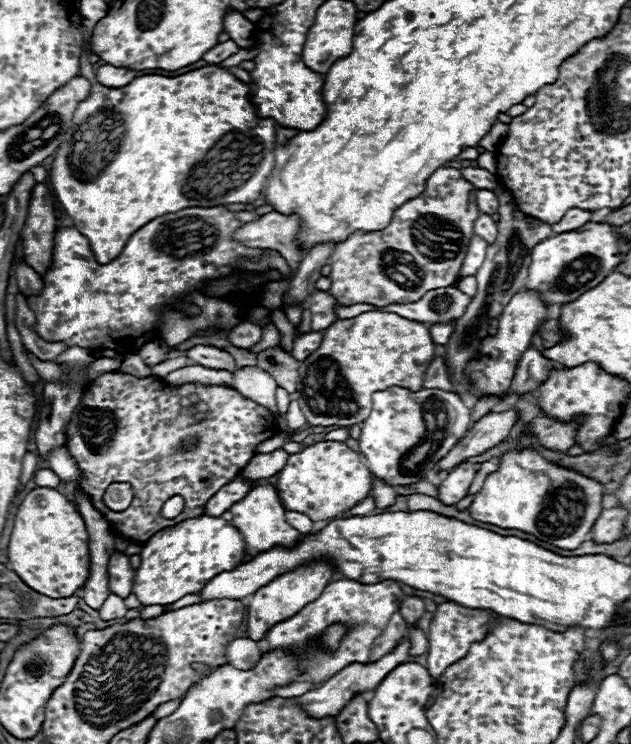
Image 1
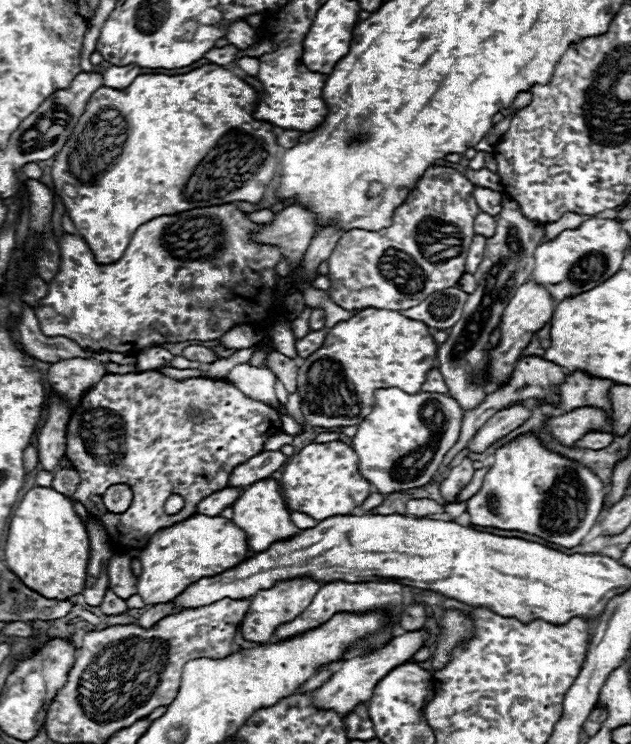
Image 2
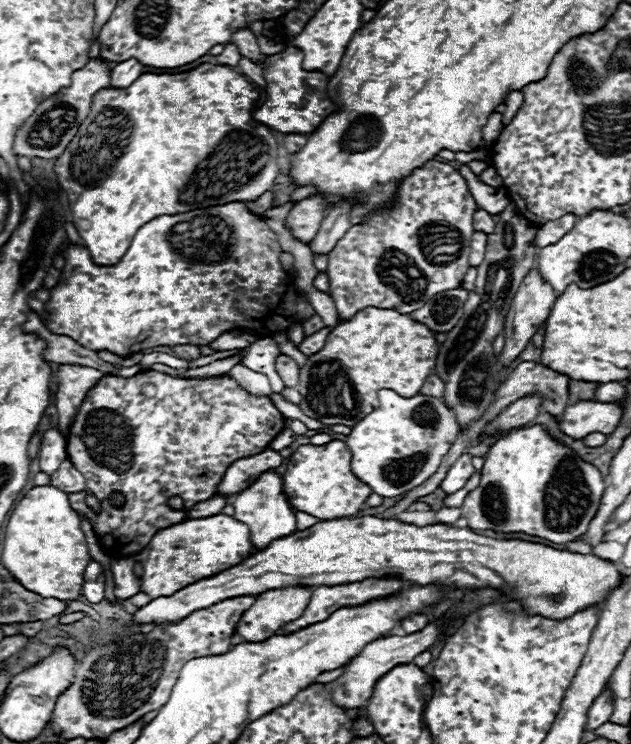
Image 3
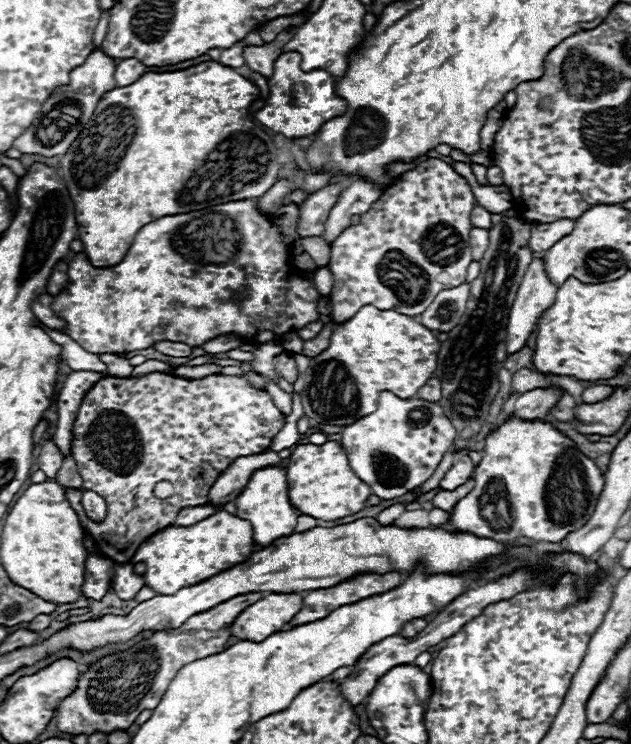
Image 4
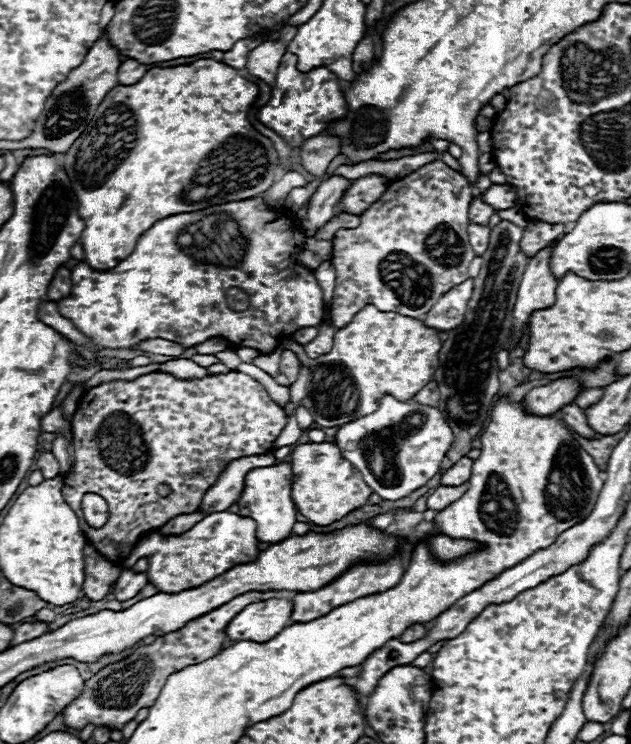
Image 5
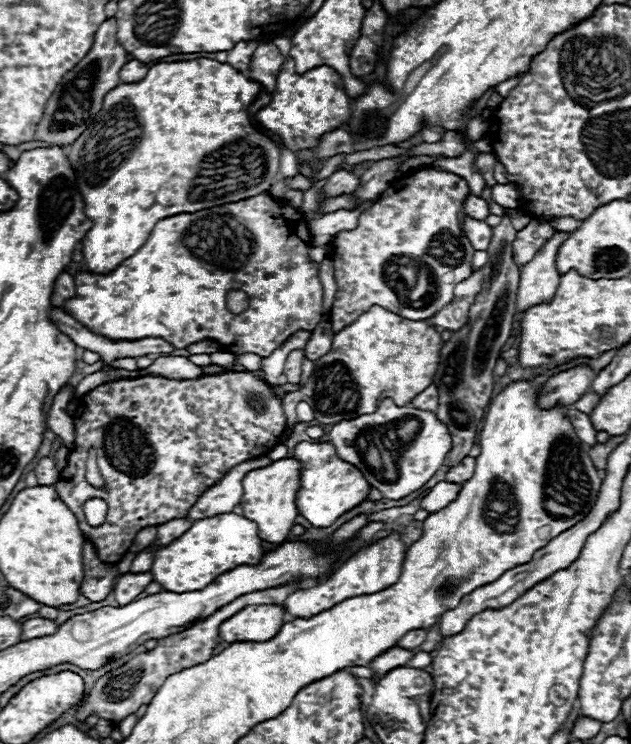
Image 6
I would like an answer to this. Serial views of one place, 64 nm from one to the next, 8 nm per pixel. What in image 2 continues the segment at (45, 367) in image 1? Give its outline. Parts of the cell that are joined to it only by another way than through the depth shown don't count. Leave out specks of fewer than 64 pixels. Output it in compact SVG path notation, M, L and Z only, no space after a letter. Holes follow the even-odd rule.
M72 358L72 360L62 360L62 362L52 364L46 370L46 380L62 398L70 400L70 404L76 406L82 400L82 396L104 374L106 374L104 362Z

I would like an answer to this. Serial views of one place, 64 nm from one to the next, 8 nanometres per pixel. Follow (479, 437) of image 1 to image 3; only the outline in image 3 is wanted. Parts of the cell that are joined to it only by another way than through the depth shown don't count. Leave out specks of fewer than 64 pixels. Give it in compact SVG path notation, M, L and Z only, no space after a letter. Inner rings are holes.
M526 396L526 398L520 398L520 400L512 402L508 408L504 408L496 416L496 420L500 424L500 432L508 432L512 428L524 426L530 420L534 420L540 404L542 404L542 400L538 396Z

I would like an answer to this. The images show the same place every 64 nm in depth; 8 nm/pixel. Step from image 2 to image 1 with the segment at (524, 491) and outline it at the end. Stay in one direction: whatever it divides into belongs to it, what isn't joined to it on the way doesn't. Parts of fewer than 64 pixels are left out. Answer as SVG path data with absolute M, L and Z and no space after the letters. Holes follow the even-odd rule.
M528 448L502 456L500 470L486 478L482 490L470 504L470 516L478 522L528 532L538 540L544 540L562 550L574 550L586 540L586 534L600 516L602 498L604 488L600 482L574 470L558 468L556 464L550 464L538 456L534 448Z

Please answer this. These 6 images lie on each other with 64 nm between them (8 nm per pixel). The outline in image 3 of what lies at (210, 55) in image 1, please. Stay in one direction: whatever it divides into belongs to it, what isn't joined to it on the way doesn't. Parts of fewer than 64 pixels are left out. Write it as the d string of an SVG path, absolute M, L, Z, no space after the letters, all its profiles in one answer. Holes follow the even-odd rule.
M228 44L226 48L224 48L224 52L222 54L218 54L218 56L212 56L218 64L222 64L222 66L238 66L238 62L240 62L240 52L236 50L236 46L232 46L232 44Z

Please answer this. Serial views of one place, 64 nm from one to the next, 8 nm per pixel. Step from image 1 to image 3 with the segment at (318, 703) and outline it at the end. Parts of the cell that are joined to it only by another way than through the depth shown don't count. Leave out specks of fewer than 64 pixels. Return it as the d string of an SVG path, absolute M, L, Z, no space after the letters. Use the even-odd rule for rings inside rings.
M428 624L424 630L414 632L414 634L406 634L406 636L388 636L388 638L378 638L370 644L364 646L364 650L354 656L346 666L344 666L344 674L340 678L336 678L334 682L330 682L332 686L332 702L340 708L360 708L364 706L364 702L372 696L372 690L376 686L376 682L394 666L398 664L408 664L412 662L414 656L418 656L420 652L424 652L428 646L434 644L434 640L438 638L436 634L440 634L442 624Z

